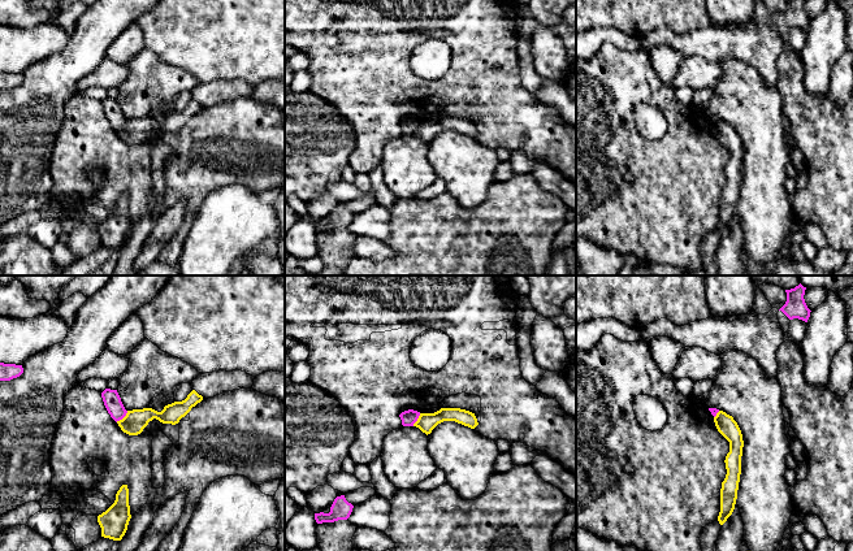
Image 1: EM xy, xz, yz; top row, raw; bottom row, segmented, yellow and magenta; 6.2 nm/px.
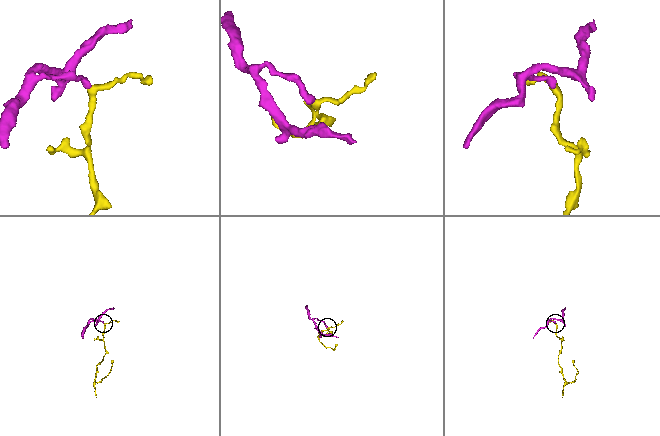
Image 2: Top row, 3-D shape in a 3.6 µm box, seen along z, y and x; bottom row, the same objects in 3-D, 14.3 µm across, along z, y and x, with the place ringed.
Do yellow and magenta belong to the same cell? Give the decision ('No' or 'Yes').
No

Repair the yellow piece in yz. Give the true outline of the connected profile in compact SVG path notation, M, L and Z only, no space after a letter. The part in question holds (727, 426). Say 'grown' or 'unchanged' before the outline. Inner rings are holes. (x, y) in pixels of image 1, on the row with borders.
unchanged; M719 411L714 417L718 431L729 442L729 452L726 456L727 474L720 489L720 512L718 521L723 525L732 515L737 499L741 474L742 434L732 416Z

